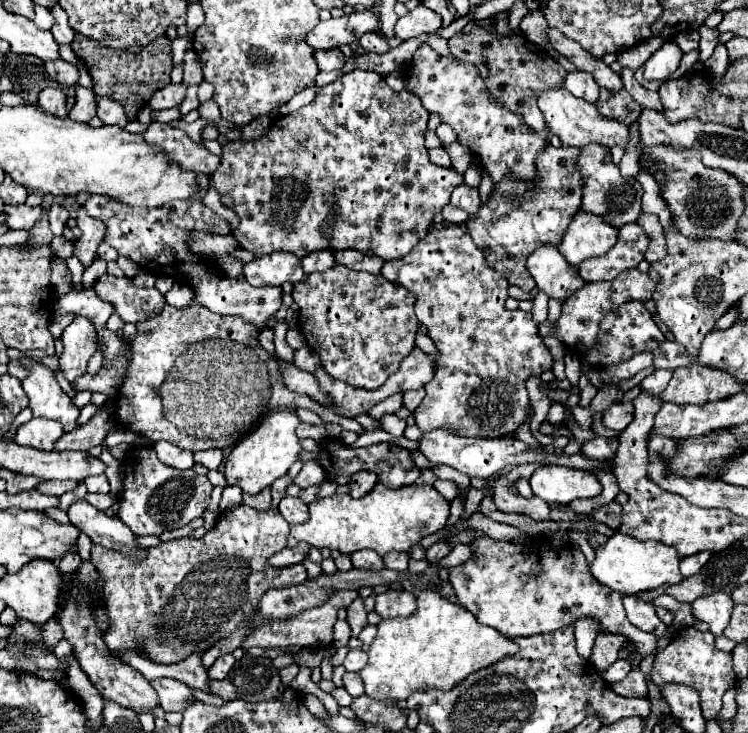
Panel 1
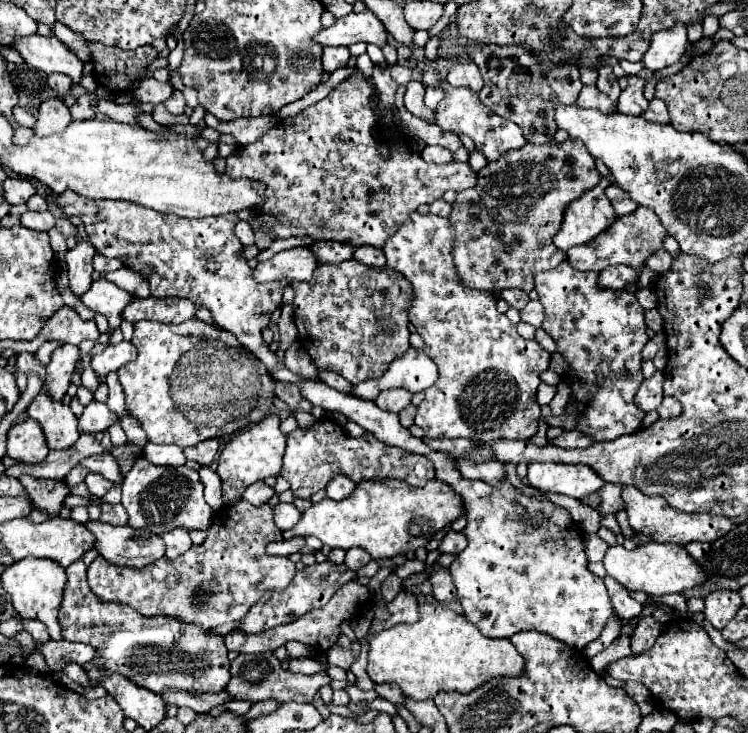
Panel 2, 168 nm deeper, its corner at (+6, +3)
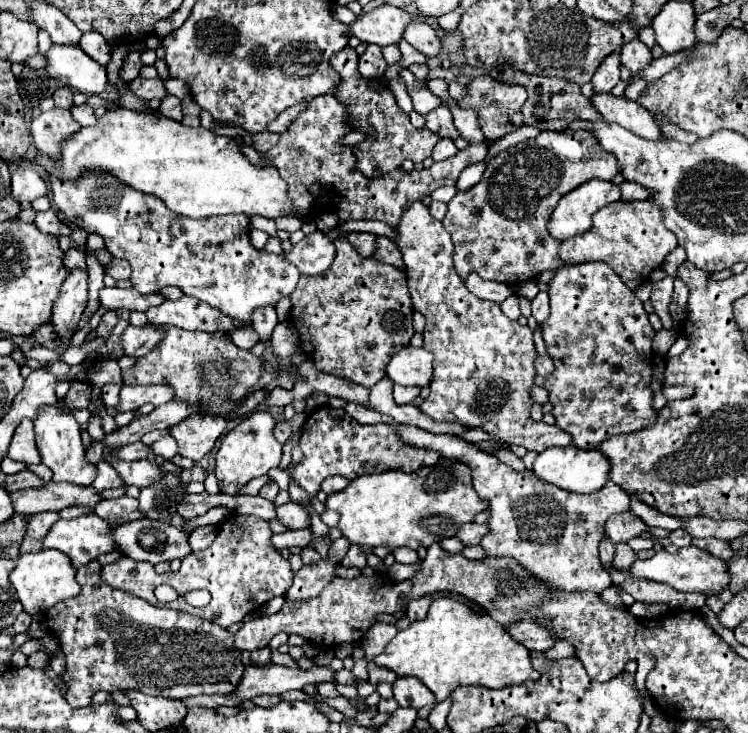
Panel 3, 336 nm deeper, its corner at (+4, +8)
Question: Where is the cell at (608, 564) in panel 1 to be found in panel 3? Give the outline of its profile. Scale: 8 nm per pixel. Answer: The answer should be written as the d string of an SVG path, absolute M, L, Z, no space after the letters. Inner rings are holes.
M692 545L682 547L676 553L668 553L666 549L662 549L658 553L654 553L650 559L636 559L630 567L630 573L640 579L650 579L650 581L670 585L676 591L696 591L696 593L706 593L706 595L714 595L714 593L726 589L728 581L730 581L726 563L722 559L716 559L708 551L702 551Z

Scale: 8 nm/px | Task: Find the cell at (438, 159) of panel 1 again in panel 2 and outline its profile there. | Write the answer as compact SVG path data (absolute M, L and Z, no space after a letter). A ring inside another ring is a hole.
M426 146L422 152L422 158L432 164L446 164L452 160L452 152L442 146Z

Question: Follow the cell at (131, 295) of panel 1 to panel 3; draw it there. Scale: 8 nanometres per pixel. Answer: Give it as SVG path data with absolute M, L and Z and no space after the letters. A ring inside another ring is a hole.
M180 297L178 301L166 299L162 305L146 311L152 325L176 325L188 331L230 331L240 323L226 317L224 313L212 309L208 303L196 301L194 297Z

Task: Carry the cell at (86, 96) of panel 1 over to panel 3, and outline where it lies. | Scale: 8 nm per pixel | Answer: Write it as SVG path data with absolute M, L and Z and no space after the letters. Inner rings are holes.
M80 105L80 107L72 107L72 115L80 125L96 125L96 115L94 109L88 105Z

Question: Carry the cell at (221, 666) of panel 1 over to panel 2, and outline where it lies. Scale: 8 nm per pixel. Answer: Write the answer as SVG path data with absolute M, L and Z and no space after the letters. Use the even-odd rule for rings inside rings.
M82 560L68 566L66 574L68 584L58 612L58 624L64 640L96 648L96 656L82 666L92 688L96 688L106 674L122 674L136 686L154 694L172 688L192 694L222 692L226 688L230 680L230 660L224 636L202 630L196 624L184 624L170 616L142 616L130 606L98 598L86 582L86 564ZM172 636L180 636L180 642L172 642Z

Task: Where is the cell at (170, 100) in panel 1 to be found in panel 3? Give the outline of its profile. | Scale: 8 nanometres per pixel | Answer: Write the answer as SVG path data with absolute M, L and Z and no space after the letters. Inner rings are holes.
M138 77L138 79L134 79L130 83L130 89L138 97L142 97L144 101L150 101L150 99L160 99L162 101L168 95L168 91L164 89L164 83L158 77L156 79L142 79L142 77Z

